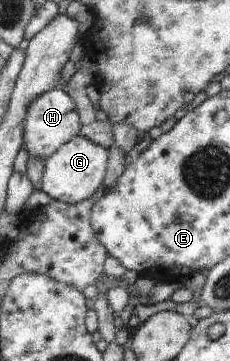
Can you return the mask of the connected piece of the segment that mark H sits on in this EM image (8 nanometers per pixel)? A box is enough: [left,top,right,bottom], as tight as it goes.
[22,87,83,162]

